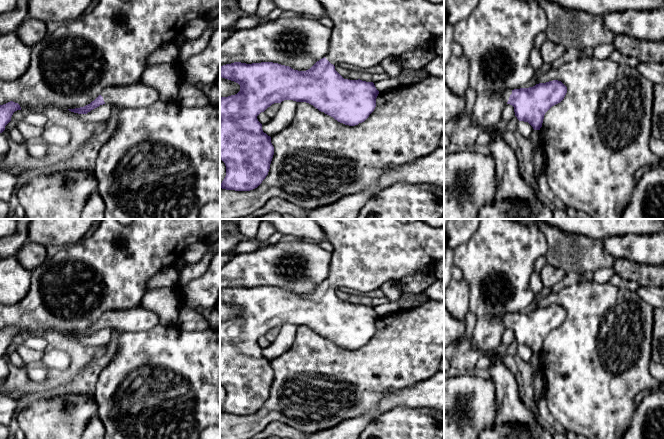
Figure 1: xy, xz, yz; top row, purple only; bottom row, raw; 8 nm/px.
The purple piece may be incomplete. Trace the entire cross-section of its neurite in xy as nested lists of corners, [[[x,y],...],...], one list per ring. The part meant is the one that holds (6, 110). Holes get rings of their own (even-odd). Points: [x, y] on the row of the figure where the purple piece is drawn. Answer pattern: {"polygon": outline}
{"polygon": [[[13,101],[0,105],[0,133],[5,130],[5,126],[11,121],[13,113],[17,110],[21,110],[21,107]]]}

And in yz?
{"polygon": [[[553,80],[529,88],[506,90],[502,98],[514,107],[519,121],[528,122],[534,130],[540,130],[545,113],[560,103],[566,93],[567,87],[561,81]]]}

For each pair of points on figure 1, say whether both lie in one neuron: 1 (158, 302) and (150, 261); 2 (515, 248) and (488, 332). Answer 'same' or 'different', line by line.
1: different
2: same

